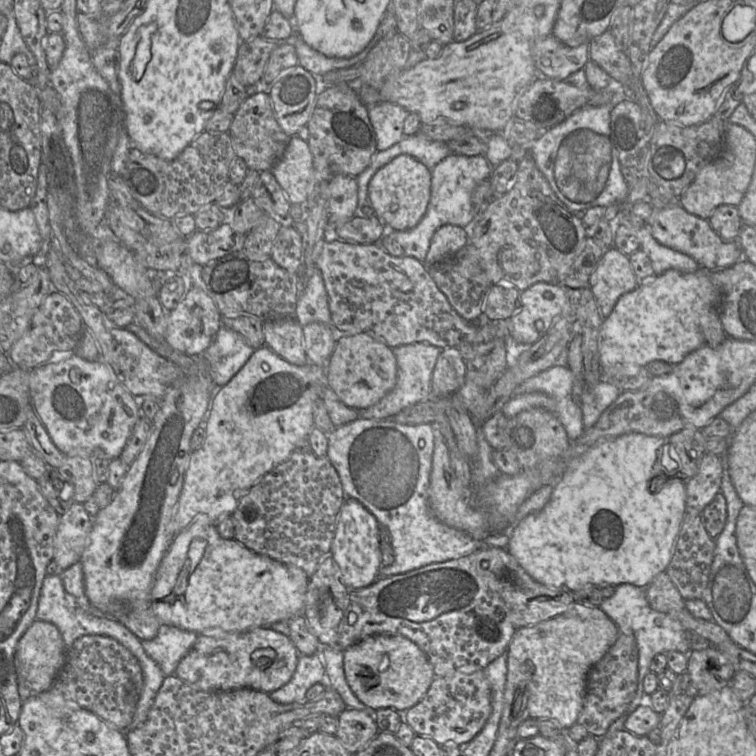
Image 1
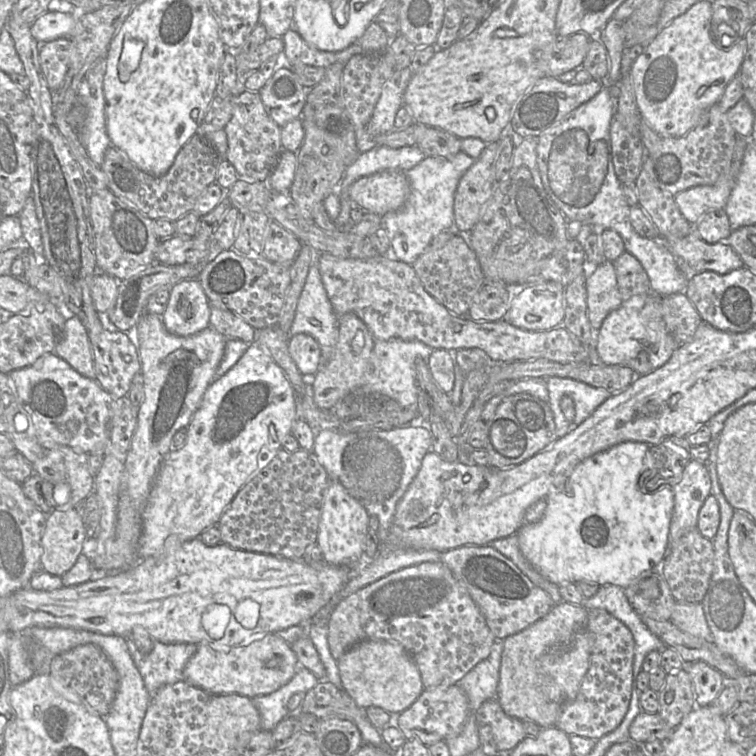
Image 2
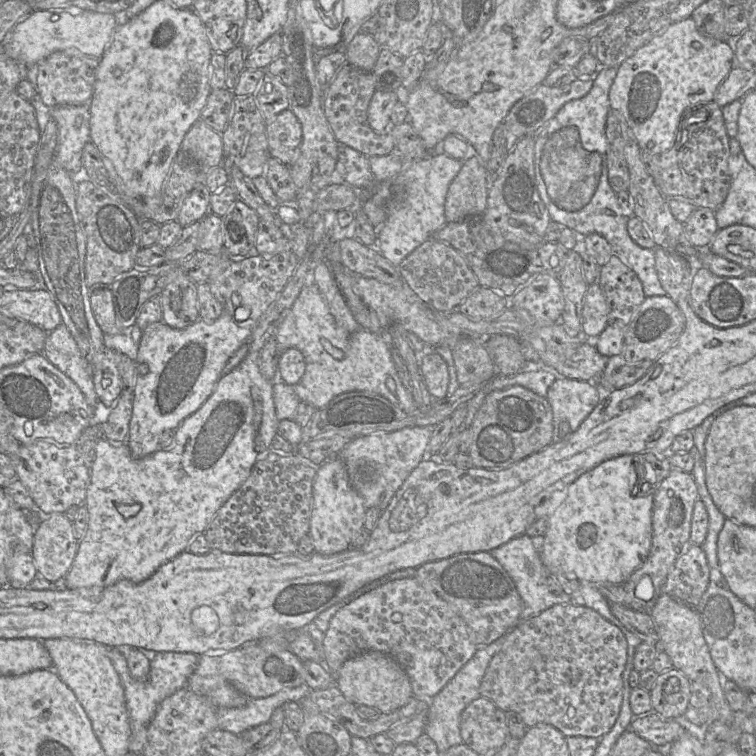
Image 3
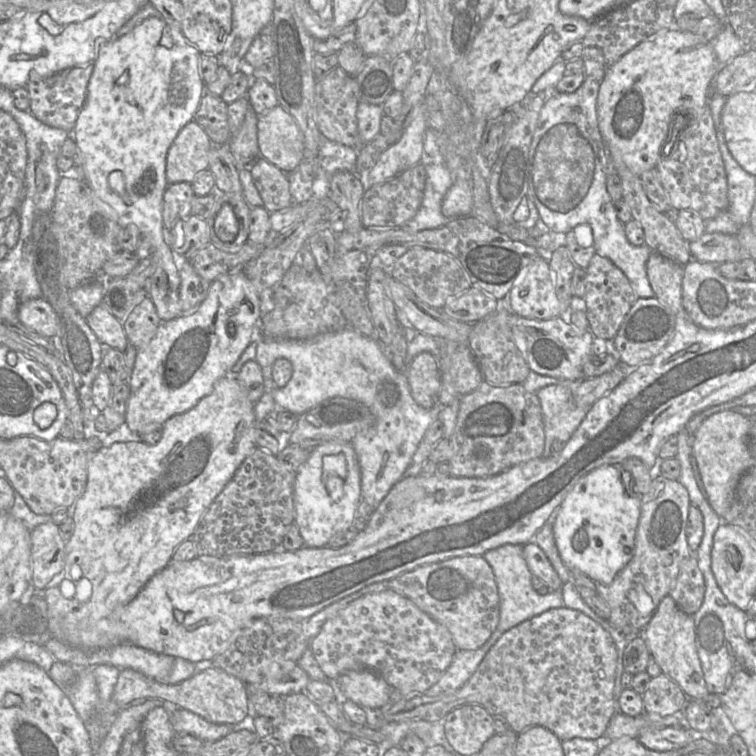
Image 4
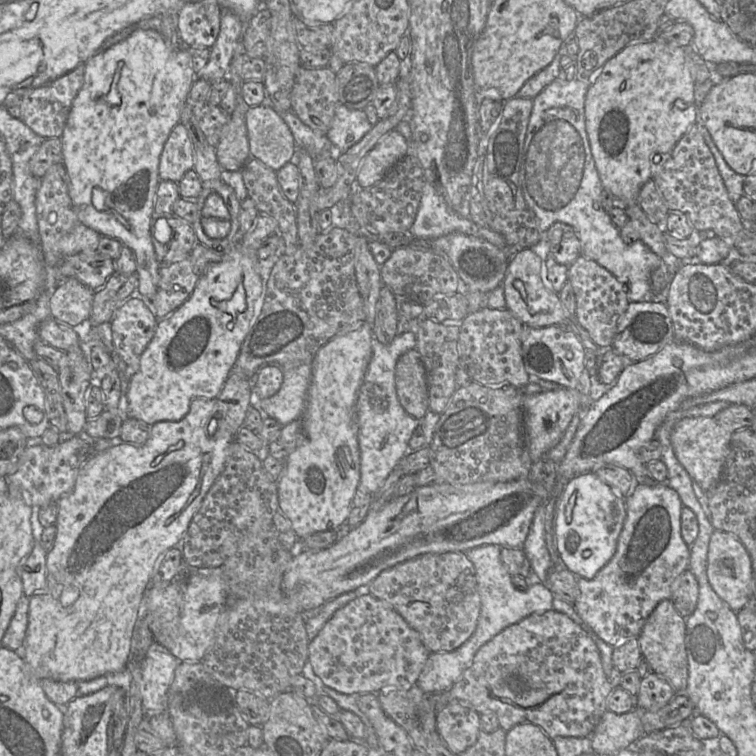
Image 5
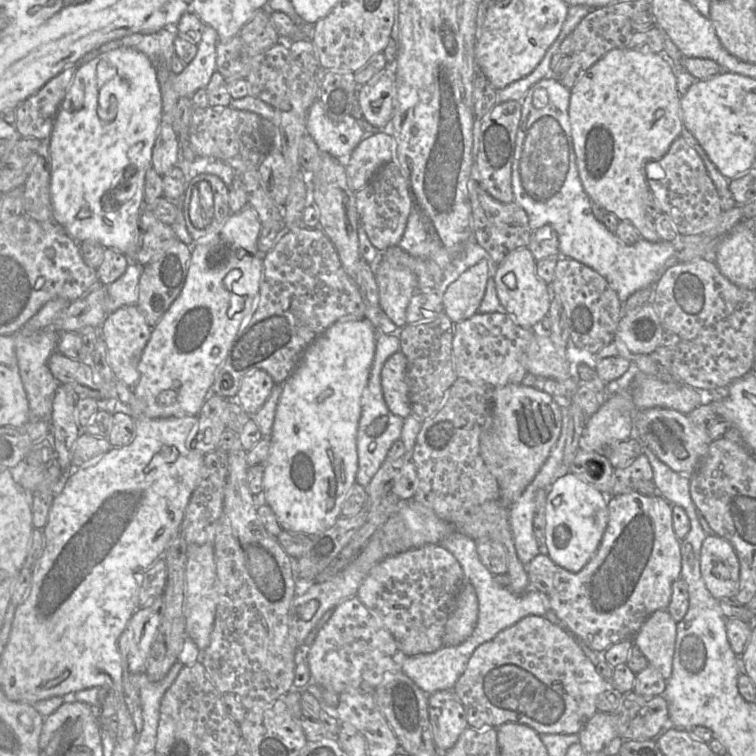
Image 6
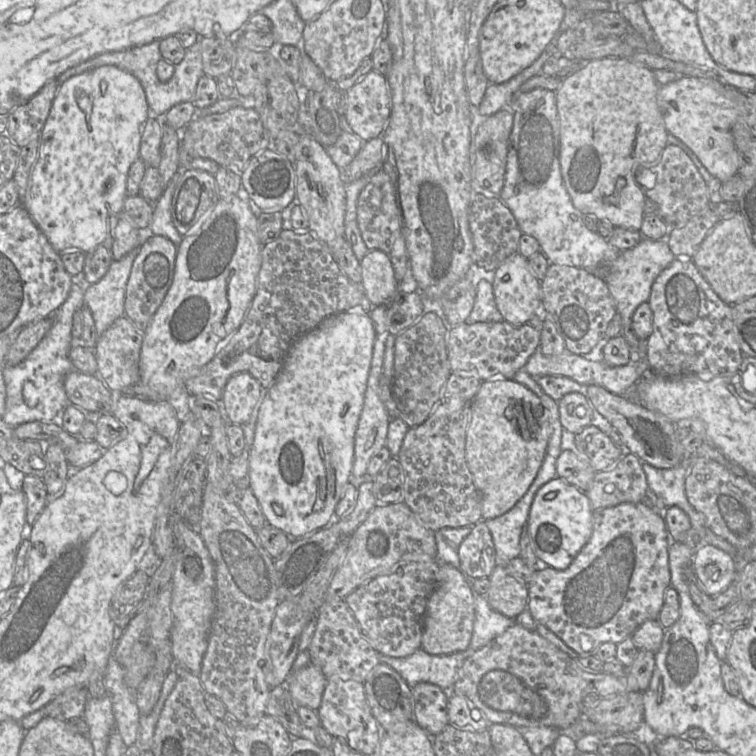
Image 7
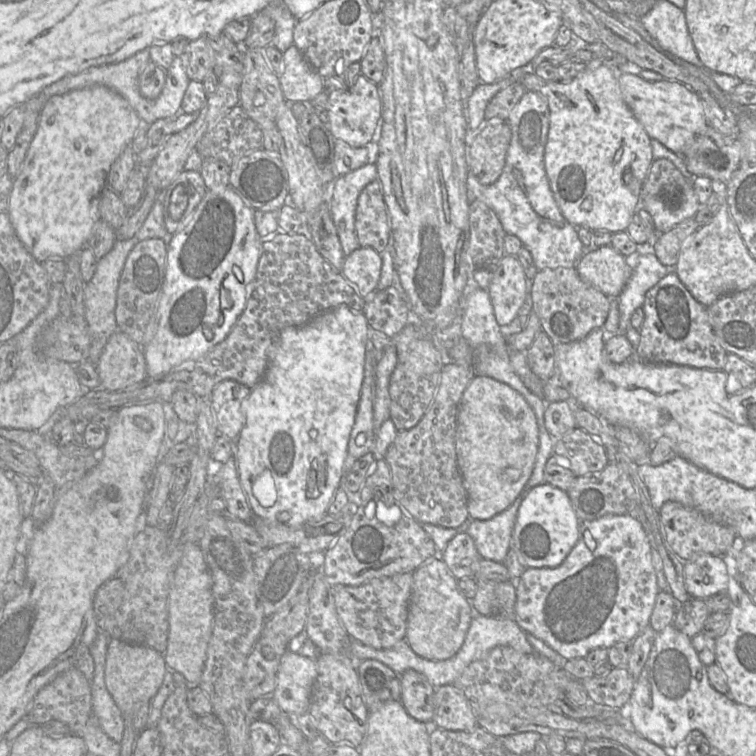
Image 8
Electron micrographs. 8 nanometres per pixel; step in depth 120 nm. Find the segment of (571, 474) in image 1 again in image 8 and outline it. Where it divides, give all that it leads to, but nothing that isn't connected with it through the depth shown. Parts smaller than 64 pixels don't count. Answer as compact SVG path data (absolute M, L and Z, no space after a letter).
M548 483L539 484L522 500L514 525L511 549L526 568L556 567L570 553L578 540L580 520L568 493Z

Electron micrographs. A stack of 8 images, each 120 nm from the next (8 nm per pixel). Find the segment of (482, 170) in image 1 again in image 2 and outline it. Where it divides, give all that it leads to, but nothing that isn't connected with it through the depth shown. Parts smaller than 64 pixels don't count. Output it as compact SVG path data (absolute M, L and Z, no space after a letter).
M460 151L455 155L426 157L405 172L410 192L402 207L382 216L382 227L391 243L385 256L412 265L441 232L454 230L454 197L458 183L475 159Z

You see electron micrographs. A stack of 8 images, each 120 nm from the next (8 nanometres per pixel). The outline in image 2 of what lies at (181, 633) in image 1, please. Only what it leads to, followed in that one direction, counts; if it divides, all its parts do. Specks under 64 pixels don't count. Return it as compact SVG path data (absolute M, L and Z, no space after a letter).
M130 638L127 639L127 646L150 701L164 685L183 680L183 669L197 650L197 645L192 643L165 644L154 641L152 651L143 654Z

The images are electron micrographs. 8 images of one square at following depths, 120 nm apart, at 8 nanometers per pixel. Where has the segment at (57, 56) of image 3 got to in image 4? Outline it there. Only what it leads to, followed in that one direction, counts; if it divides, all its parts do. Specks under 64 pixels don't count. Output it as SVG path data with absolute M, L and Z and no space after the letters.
M93 63L80 65L28 83L26 88L30 96L30 113L48 126L72 132L86 100L87 86L92 71Z

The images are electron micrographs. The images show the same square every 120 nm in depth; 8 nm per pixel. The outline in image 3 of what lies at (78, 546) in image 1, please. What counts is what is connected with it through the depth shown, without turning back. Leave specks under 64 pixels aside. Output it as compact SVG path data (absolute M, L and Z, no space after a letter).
M63 513L48 515L38 528L35 528L31 555L38 576L48 581L63 580L70 570L77 554L79 541L76 539L73 524Z

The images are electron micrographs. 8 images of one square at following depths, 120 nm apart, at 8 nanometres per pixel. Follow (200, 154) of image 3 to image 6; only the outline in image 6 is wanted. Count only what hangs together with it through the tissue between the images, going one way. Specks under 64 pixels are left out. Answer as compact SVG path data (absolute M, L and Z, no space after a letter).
M160 122L157 137L152 150L152 168L160 176L165 175L180 161L180 145L171 123Z

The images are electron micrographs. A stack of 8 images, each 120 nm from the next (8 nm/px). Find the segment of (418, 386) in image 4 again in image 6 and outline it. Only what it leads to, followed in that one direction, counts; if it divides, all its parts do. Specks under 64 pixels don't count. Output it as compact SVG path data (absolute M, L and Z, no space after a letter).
M395 352L385 362L381 371L383 397L388 409L405 419L412 413L406 383L407 359L401 352Z

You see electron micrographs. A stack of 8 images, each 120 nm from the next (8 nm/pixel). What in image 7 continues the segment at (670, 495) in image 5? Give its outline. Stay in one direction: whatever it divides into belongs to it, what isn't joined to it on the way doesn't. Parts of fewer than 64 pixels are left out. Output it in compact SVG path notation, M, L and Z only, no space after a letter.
M622 503L614 507L596 510L593 513L593 531L589 541L580 550L572 563L565 570L557 570L549 566L535 567L528 586L527 609L536 624L541 624L559 637L570 649L582 657L594 656L597 648L603 643L619 644L631 638L635 630L648 620L657 619L664 603L664 595L671 586L671 573L669 567L669 546L671 539L667 530L663 514L653 511L644 503Z

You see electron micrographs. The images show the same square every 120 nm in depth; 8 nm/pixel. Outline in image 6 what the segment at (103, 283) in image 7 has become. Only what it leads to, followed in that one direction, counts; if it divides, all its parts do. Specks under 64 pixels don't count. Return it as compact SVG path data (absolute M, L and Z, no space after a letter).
M130 262L124 274L115 282L107 285L106 311L108 314L138 302L138 283L143 266Z

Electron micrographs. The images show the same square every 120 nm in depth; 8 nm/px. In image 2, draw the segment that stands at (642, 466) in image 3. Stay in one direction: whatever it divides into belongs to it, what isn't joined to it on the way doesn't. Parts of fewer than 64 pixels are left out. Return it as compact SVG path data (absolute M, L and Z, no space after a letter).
M669 437L662 442L650 446L644 459L644 469L642 472L642 479L639 482L643 484L643 480L656 478L661 476L667 479L667 486L676 485L682 478L683 471L686 465L690 462L690 449L692 446L689 445L685 437Z

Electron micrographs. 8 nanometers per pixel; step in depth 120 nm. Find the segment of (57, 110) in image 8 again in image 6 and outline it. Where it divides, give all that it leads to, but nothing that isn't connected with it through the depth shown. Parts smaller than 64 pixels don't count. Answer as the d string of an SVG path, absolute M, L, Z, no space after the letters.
M117 48L98 55L76 69L73 80L57 114L52 133L47 140L51 158L50 194L53 217L76 242L97 242L107 249L120 251L130 262L134 261L134 255L139 245L140 238L139 216L141 211L145 208L145 174L146 171L152 167L152 150L162 117L162 94L156 69L148 57L143 53L132 48Z

